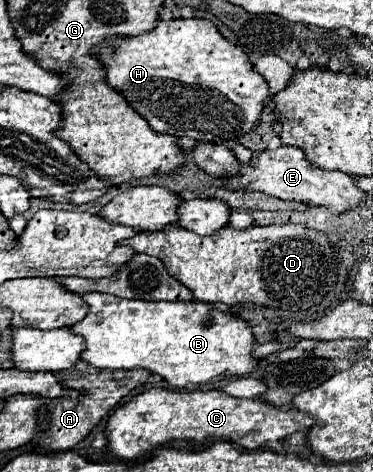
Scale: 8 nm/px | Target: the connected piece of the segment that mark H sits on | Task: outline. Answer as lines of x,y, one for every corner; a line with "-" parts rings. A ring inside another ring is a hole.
174,18
174,20
158,20
156,22
156,28
142,34
142,36
132,36
132,38
110,38
110,40
104,40
100,44
96,44
92,48
92,54
100,58
100,62
104,64
104,72
106,72
106,84
110,88
116,88
118,94
122,94
126,98
126,102
142,116
146,118
146,122
150,124
150,128
154,132
160,132
160,134
172,134
172,136
188,136
188,138
194,138
194,140
200,140
200,142
228,142
228,140
238,140
240,136
248,134
252,128
254,128
254,122
260,118
260,112
262,112
262,104
264,100
268,100
270,92
268,92
268,84
264,82
264,78
252,68
248,56
238,48
234,46
232,42
228,42
218,30
216,26
210,22
210,20
204,20
204,18

